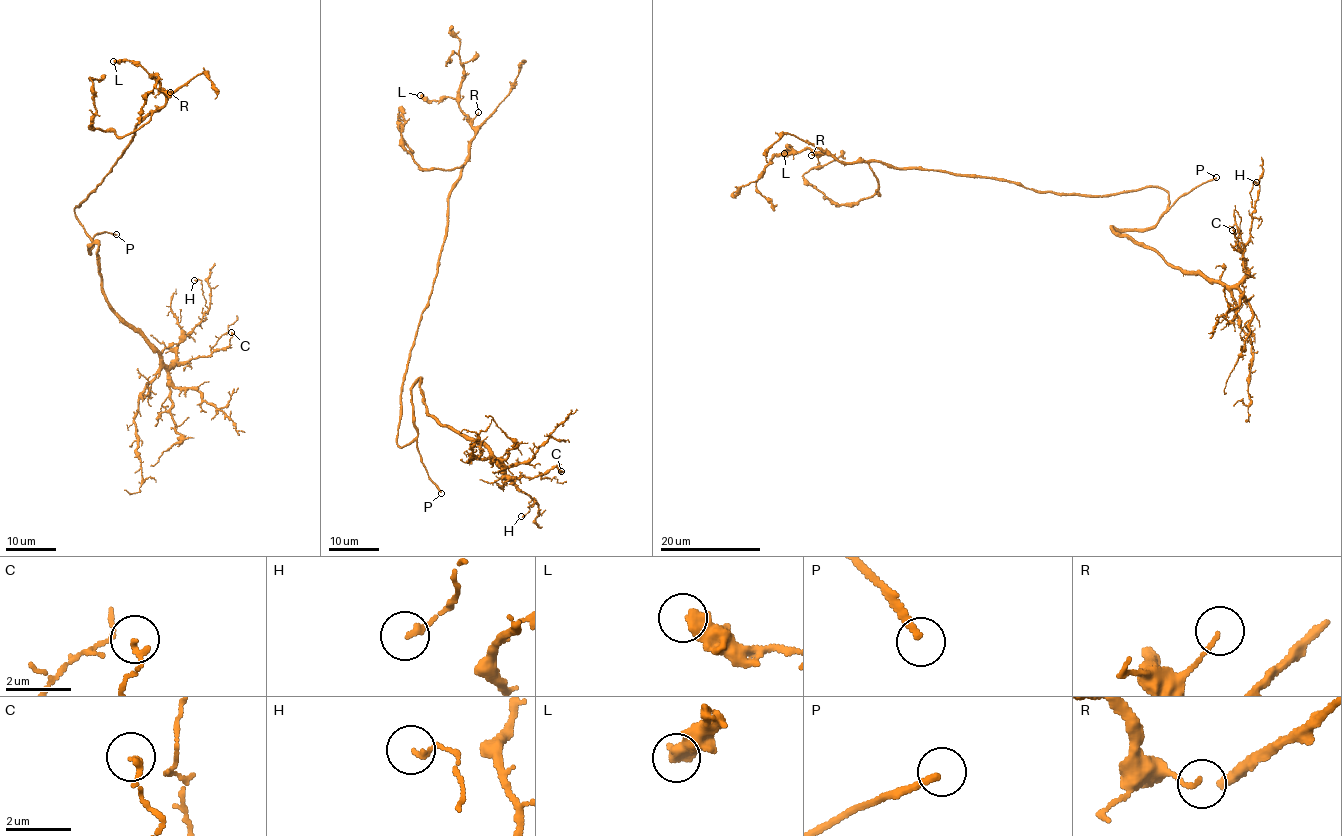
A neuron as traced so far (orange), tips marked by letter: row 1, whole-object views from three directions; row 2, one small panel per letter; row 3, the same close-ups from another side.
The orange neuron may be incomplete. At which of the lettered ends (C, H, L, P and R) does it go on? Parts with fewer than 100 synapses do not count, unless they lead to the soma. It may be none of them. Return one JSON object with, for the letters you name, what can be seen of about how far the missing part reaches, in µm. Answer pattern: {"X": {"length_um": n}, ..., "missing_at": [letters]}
{"P": {"length_um": 50}, "missing_at": ["P"]}

